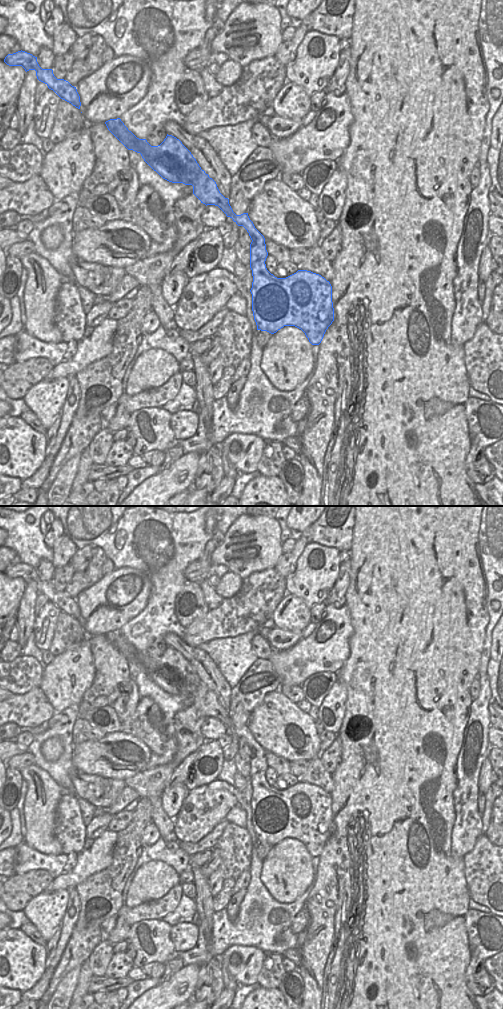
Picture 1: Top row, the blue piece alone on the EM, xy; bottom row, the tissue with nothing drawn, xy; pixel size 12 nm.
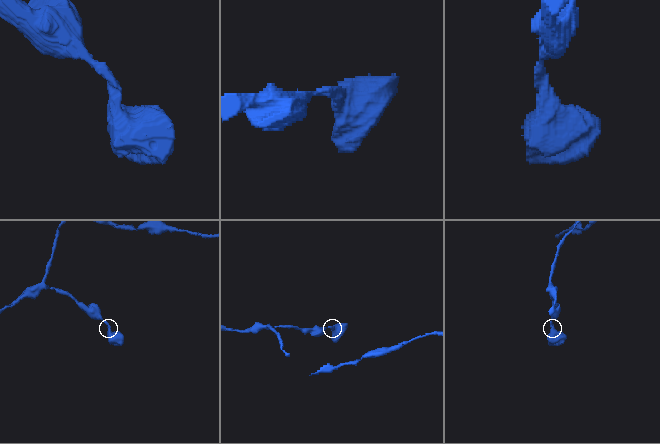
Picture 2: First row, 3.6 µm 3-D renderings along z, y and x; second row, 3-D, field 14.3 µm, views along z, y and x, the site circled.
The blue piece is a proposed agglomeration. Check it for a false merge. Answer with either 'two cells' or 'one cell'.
one cell

